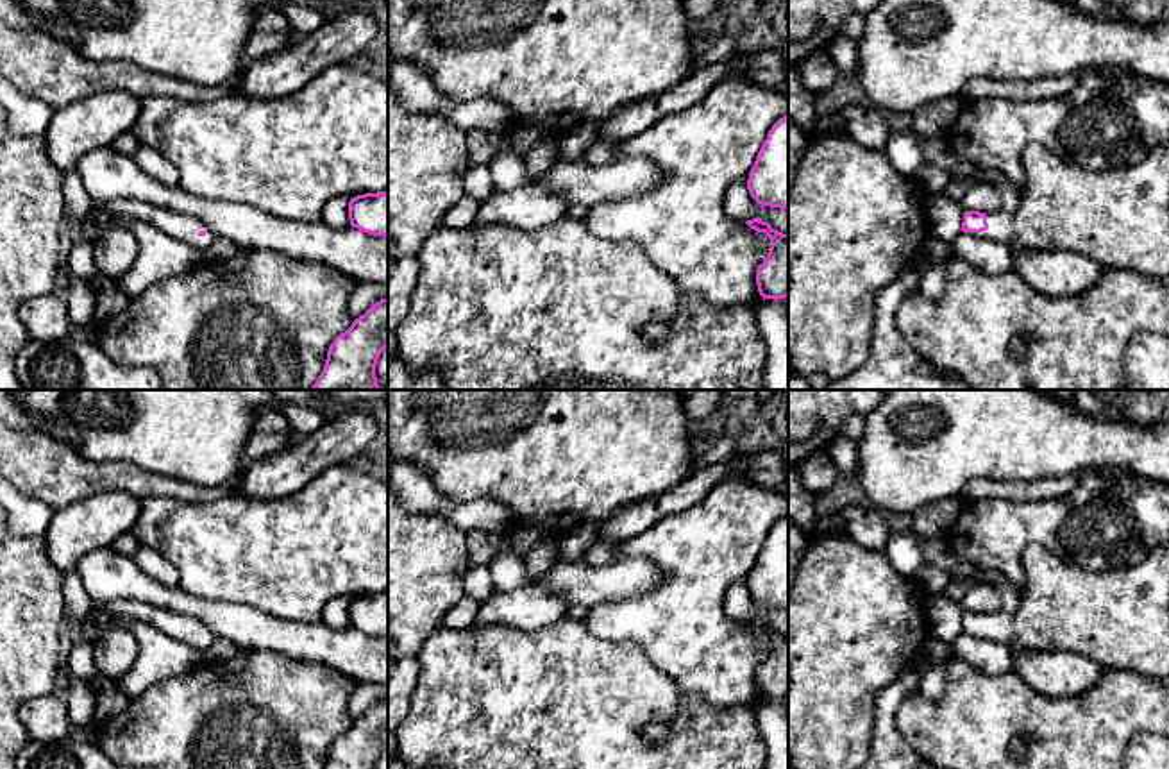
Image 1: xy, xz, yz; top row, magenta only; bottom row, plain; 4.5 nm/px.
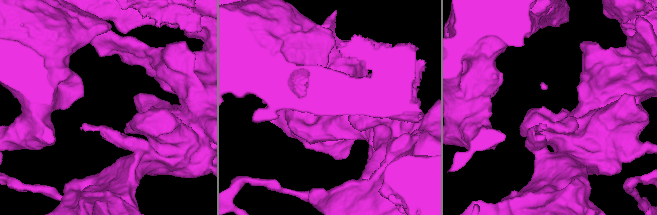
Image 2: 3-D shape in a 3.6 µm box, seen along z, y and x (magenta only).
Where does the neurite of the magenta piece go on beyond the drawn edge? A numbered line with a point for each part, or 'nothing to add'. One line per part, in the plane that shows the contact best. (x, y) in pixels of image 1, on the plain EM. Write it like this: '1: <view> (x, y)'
1: yz (1000, 623)

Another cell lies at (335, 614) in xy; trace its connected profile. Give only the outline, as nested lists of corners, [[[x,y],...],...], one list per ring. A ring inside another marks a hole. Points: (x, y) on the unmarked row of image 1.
[[[336,597],[329,601],[322,610],[322,622],[331,630],[345,630],[350,626],[349,603],[354,597]]]

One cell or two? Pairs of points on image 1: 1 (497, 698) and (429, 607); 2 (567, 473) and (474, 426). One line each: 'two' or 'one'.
1: two
2: one

